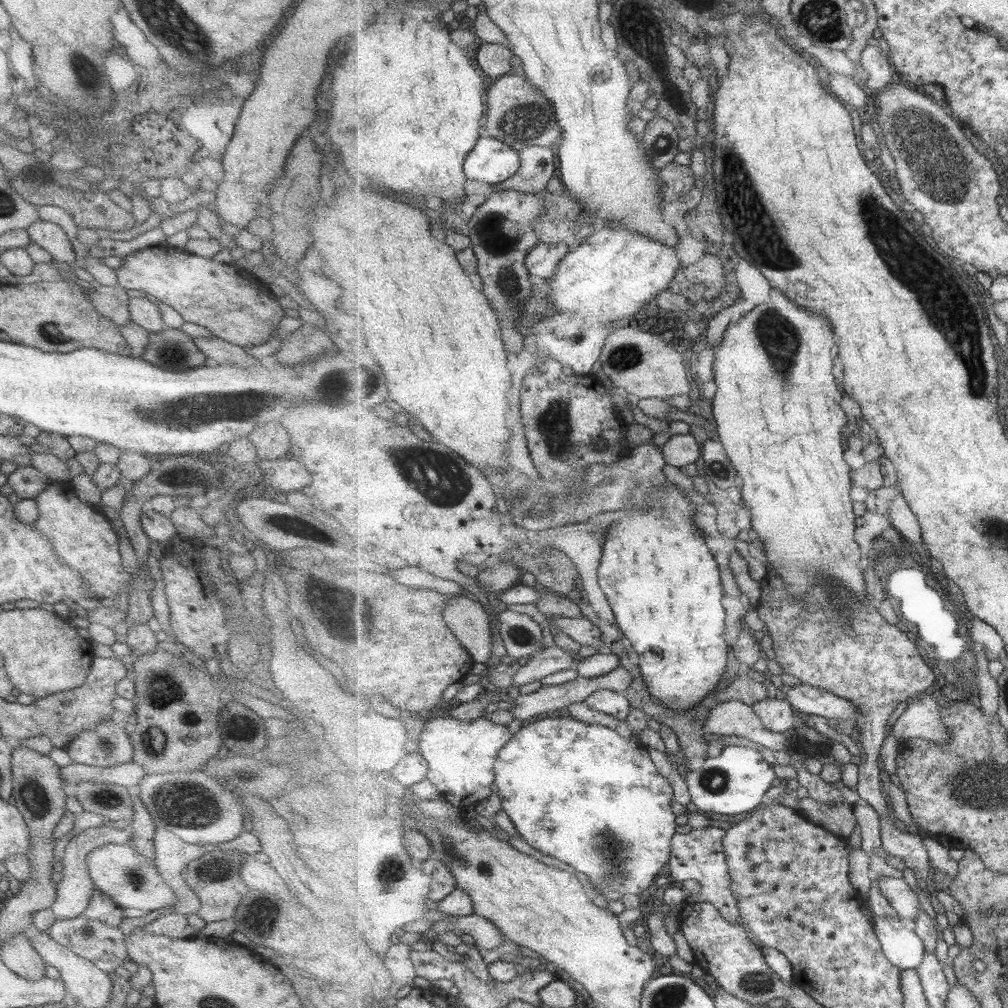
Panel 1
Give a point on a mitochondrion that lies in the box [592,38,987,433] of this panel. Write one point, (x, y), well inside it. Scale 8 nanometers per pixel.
(935, 158)

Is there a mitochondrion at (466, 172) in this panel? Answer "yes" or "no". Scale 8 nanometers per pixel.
no

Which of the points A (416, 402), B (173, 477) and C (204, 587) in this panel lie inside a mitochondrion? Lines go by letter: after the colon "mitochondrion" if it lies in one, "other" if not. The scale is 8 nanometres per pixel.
A: other
B: other
C: other

